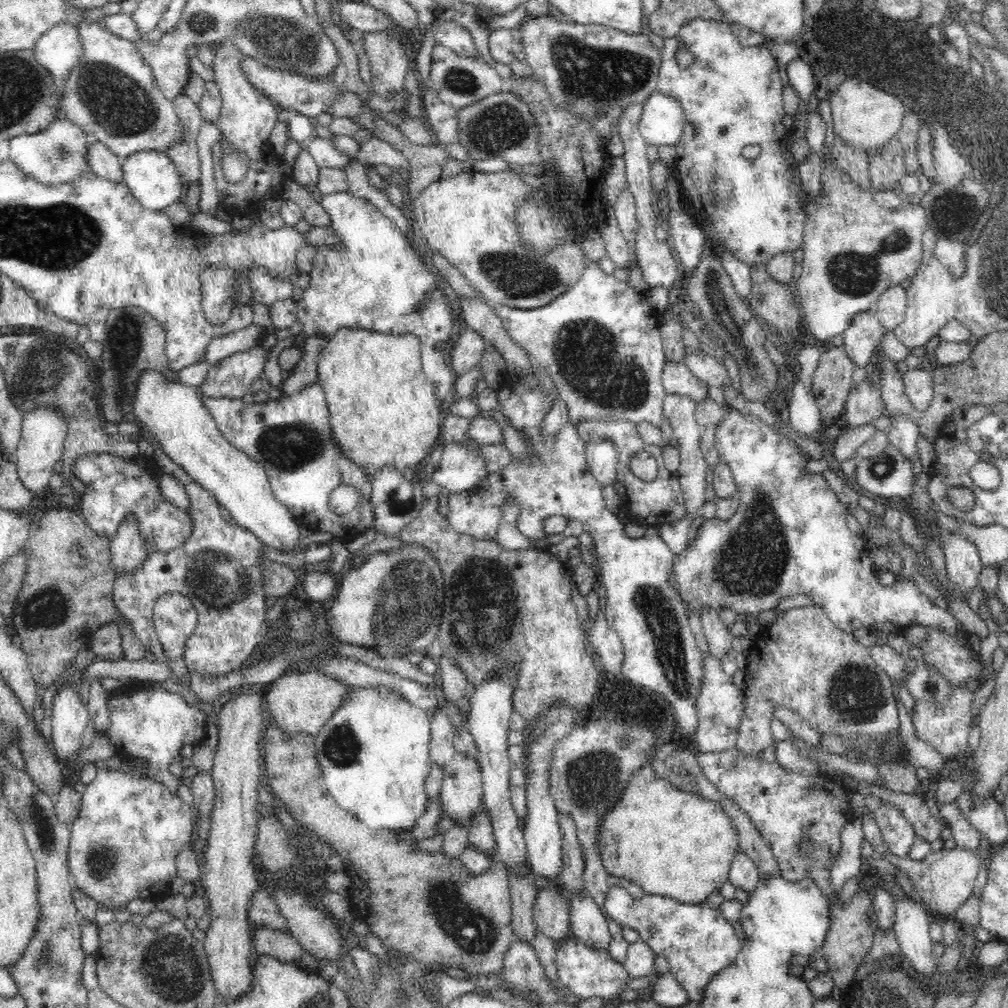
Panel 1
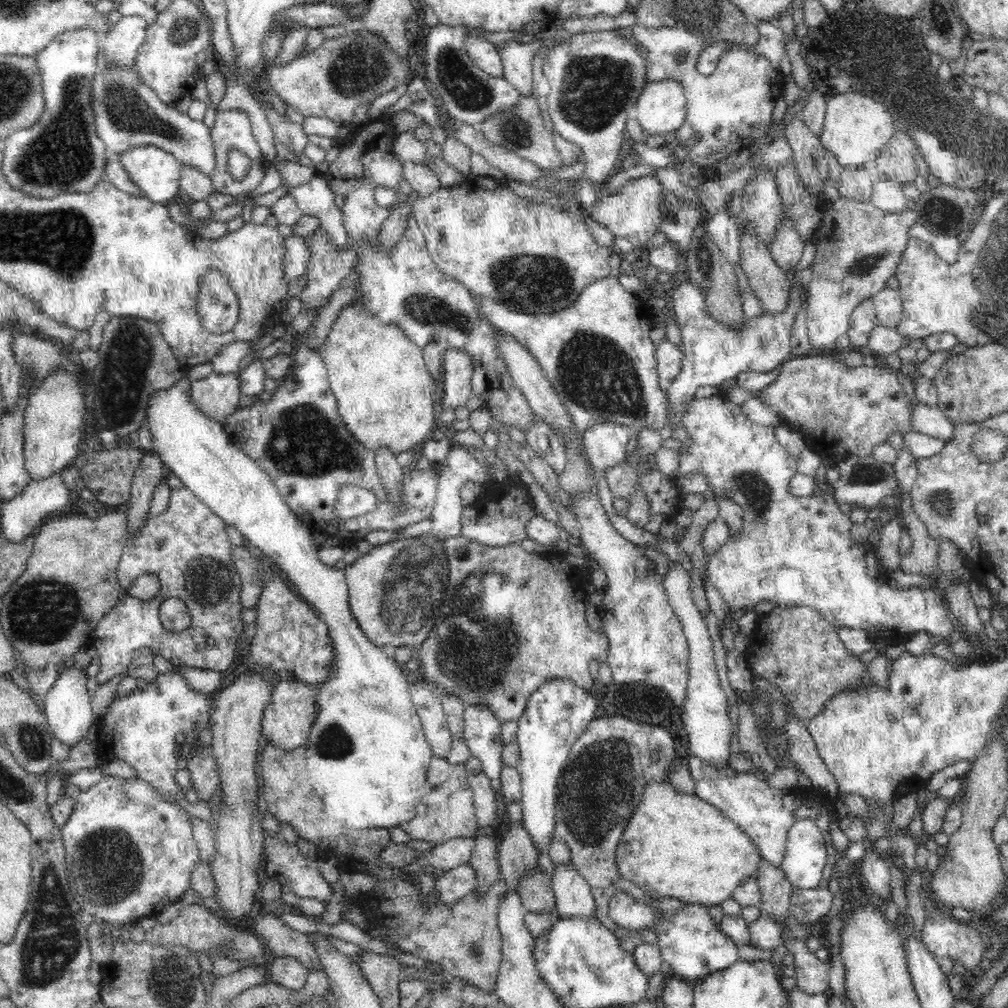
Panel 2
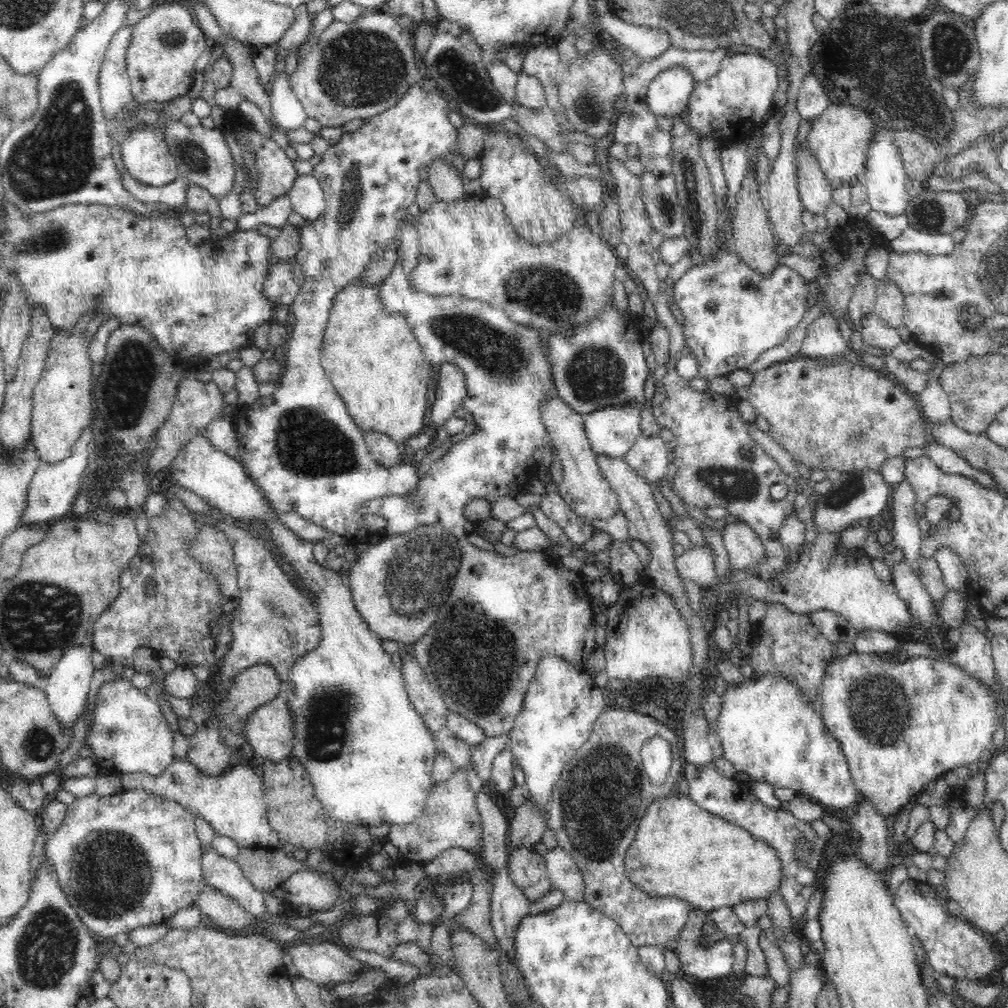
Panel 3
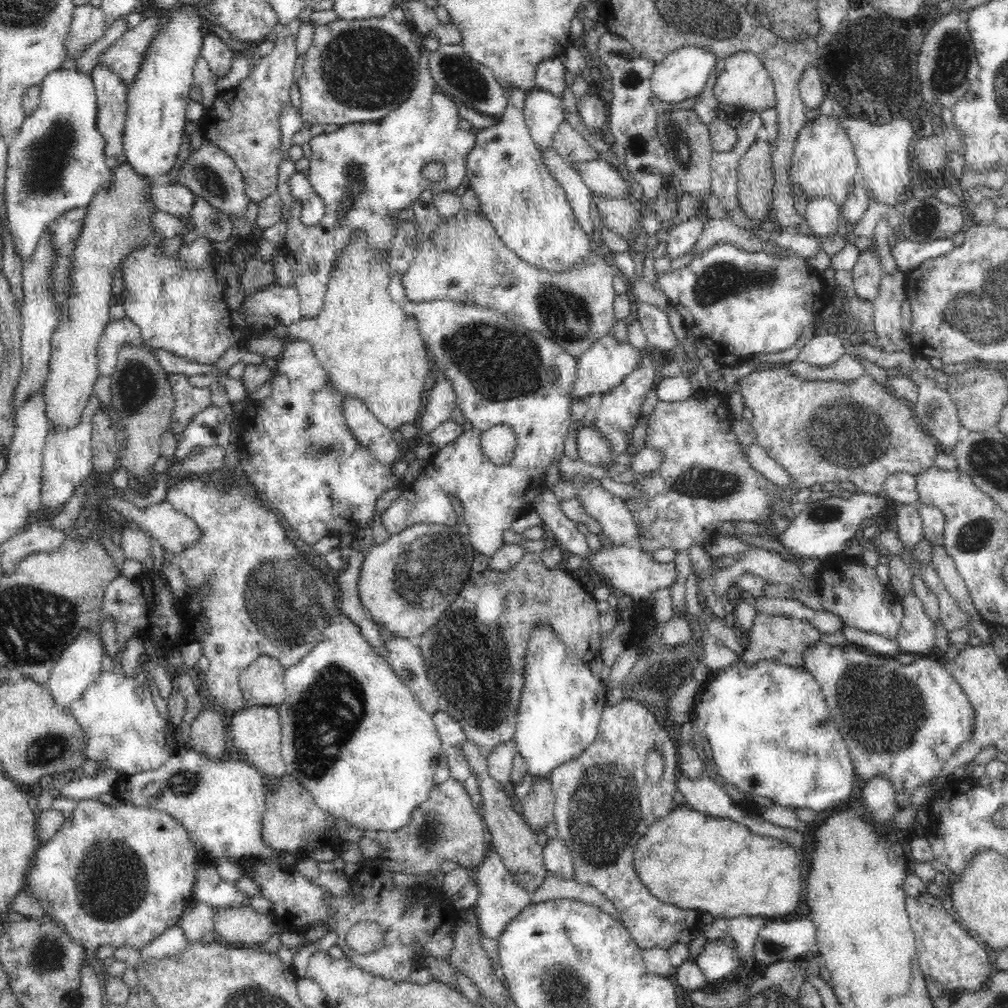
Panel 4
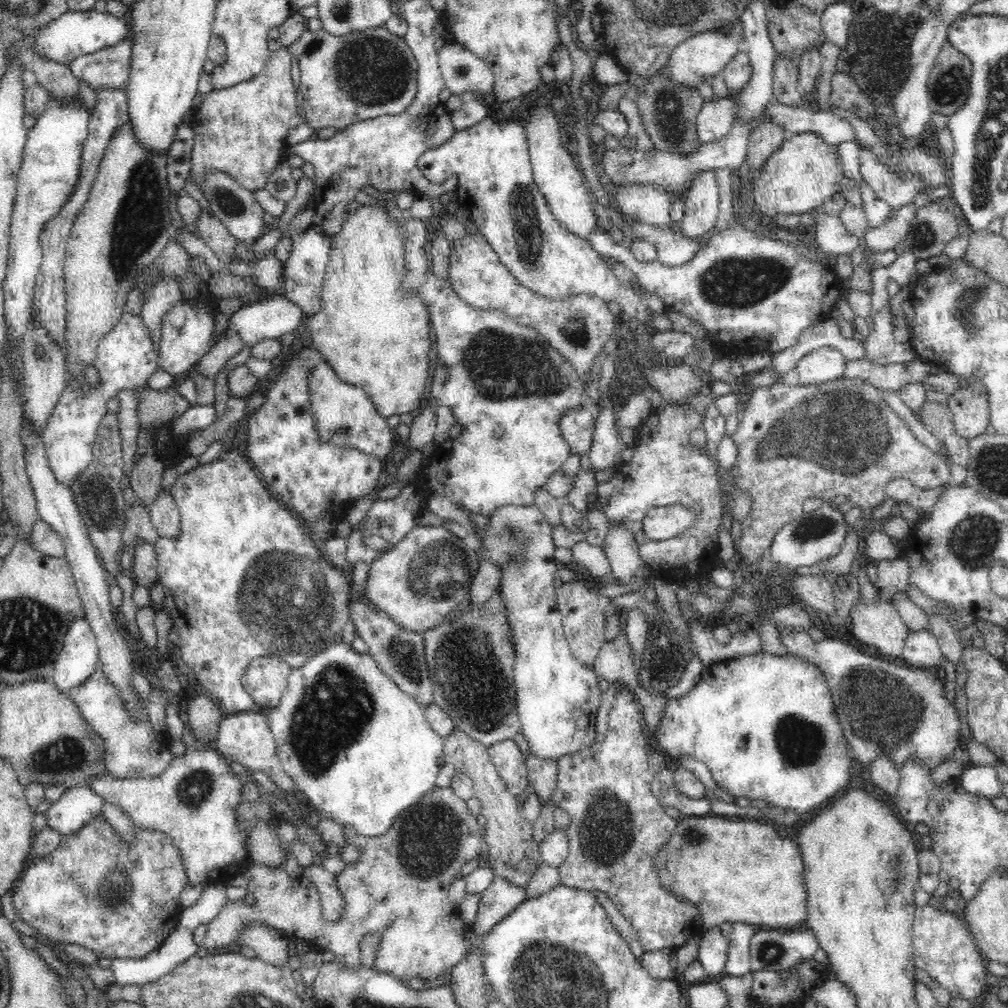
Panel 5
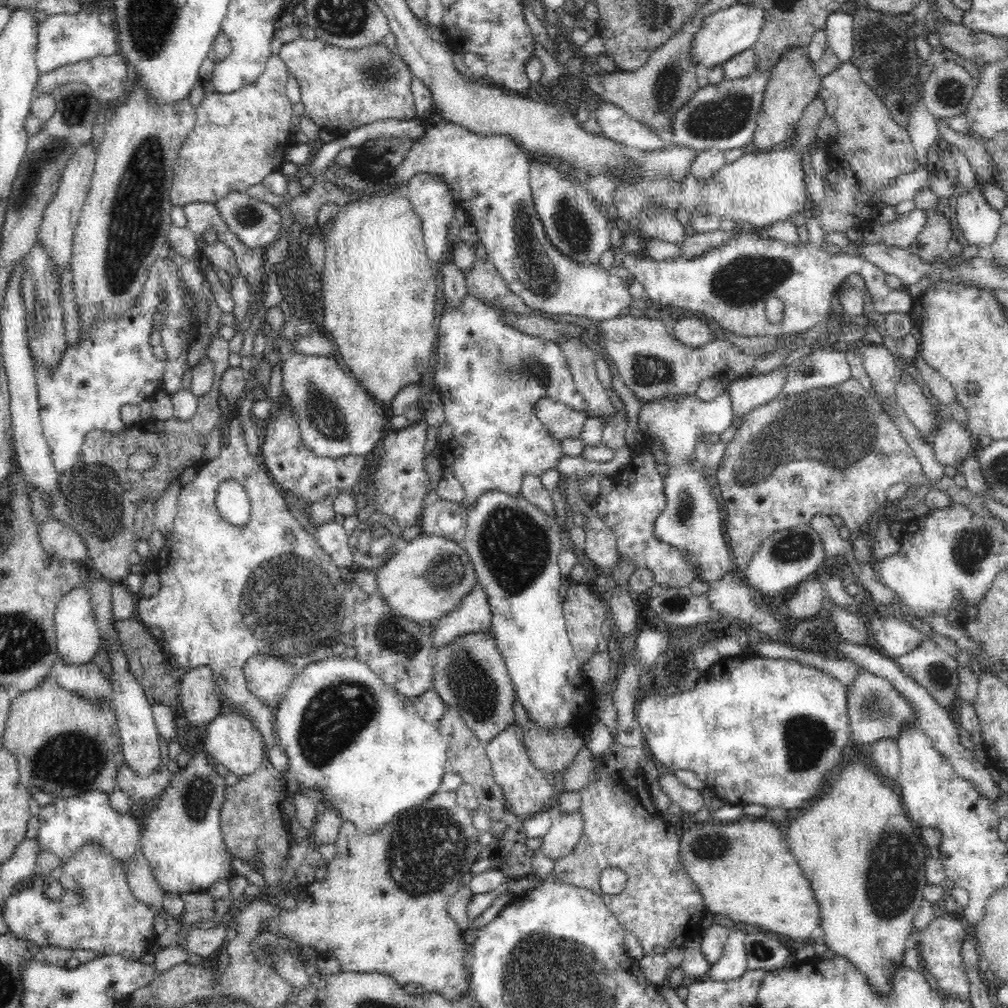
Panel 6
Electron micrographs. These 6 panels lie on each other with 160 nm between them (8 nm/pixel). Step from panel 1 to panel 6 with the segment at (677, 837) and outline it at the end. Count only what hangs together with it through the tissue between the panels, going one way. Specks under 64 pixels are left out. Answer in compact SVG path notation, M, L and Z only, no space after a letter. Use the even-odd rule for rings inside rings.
M746 818L718 826L694 824L680 838L680 860L712 914L724 914L734 923L757 924L803 945L820 926L820 905L800 863L788 850L784 833L772 822Z

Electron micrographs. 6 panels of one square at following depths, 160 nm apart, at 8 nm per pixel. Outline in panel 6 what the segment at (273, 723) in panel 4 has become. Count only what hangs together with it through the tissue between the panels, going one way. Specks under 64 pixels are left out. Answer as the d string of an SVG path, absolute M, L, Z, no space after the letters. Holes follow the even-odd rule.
M225 709L211 723L208 723L208 734L204 740L206 754L215 758L215 761L226 766L229 772L236 776L248 776L256 772L262 762L267 761L268 744L264 741L264 735L256 728L252 719L246 718L229 709Z

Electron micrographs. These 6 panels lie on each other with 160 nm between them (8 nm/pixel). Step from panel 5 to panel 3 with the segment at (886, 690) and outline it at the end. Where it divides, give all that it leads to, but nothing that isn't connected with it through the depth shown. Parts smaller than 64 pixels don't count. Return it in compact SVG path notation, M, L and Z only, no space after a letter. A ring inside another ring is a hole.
M848 654L844 658L834 659L827 666L824 674L824 680L821 684L821 706L820 718L824 721L824 728L830 737L840 742L841 750L844 751L844 757L848 761L849 776L852 777L852 784L857 792L863 796L862 800L872 801L872 808L878 814L884 816L898 811L902 806L916 801L917 796L924 790L924 787L946 772L952 772L959 766L978 763L980 754L984 750L992 751L995 749L992 736L1000 724L999 716L1004 714L1006 701L999 702L999 694L995 694L994 688L990 683L983 682L980 679L974 679L961 670L958 666L945 661L932 660L932 658L920 657L909 658L905 662L888 662L872 654Z

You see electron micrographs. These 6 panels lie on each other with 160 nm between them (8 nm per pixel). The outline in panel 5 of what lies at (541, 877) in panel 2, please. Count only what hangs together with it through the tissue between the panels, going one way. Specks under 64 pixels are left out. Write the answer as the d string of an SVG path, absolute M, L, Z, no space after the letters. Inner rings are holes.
M455 728L446 738L443 757L457 771L473 780L475 797L481 804L481 814L486 819L485 842L488 845L488 860L495 875L508 883L524 886L530 882L538 865L543 863L539 842L532 837L532 825L520 812L520 799L508 792L505 782L490 760L486 746L468 737L460 728Z

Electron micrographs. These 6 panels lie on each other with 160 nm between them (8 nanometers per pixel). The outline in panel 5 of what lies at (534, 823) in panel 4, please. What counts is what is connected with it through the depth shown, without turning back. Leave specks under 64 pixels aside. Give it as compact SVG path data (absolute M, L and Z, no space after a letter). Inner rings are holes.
M532 751L525 758L528 769L531 790L538 795L542 806L547 804L556 790L556 774L558 774L557 761L544 761L538 759Z

